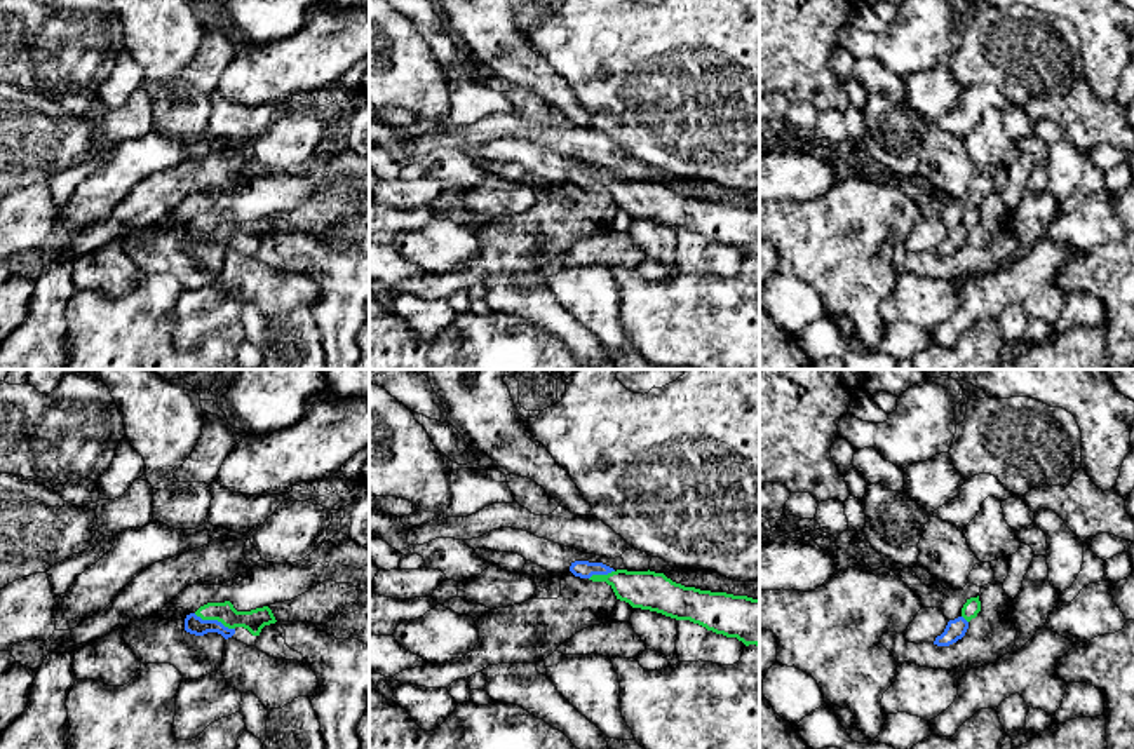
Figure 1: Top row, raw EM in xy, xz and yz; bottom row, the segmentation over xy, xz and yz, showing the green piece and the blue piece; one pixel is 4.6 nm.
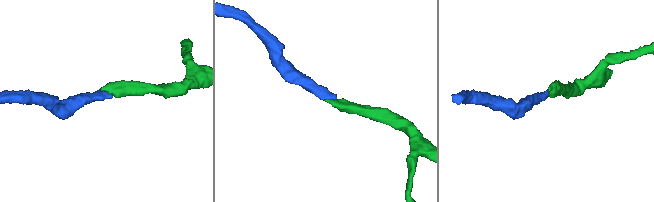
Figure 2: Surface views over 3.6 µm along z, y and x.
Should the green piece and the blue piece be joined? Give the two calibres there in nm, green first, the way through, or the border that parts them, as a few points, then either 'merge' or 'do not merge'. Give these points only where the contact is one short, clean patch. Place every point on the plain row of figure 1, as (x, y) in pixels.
calibres 100 and 90 nm; way xy (255, 230), (215, 229), (194, 234); merge

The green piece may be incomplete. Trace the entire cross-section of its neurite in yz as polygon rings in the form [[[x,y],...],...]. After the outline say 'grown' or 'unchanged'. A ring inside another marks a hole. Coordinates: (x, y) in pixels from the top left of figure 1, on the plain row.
[[[979,206],[967,209],[967,213],[962,218],[962,225],[948,232],[944,242],[935,247],[934,254],[949,256],[962,249],[969,239],[969,232],[975,228],[979,221],[981,221]]]; grown

